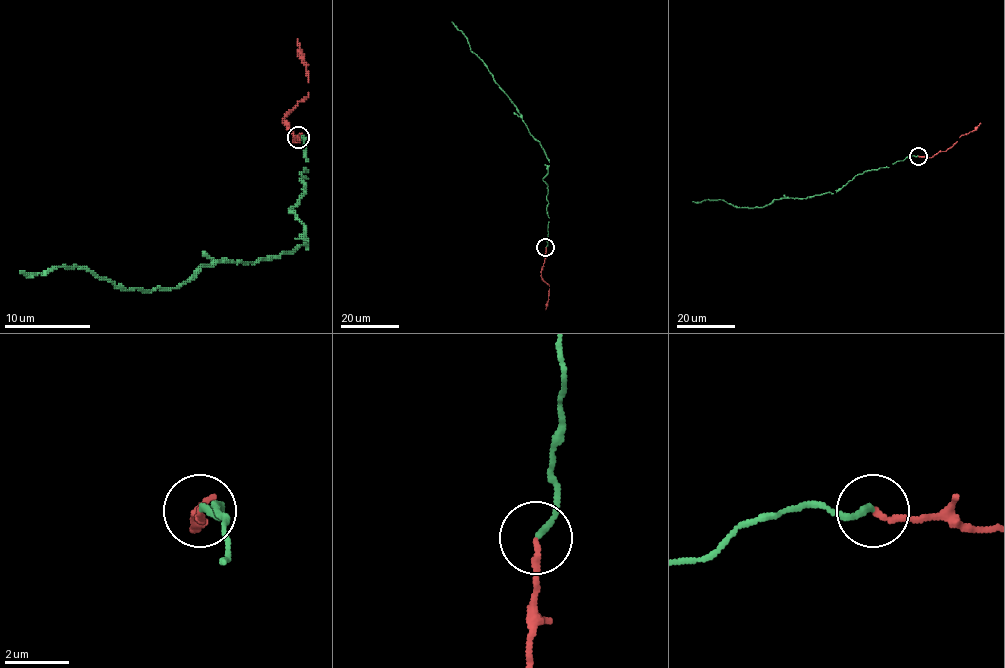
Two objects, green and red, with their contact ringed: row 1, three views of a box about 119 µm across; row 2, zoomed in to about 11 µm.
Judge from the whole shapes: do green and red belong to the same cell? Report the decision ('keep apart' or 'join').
join

